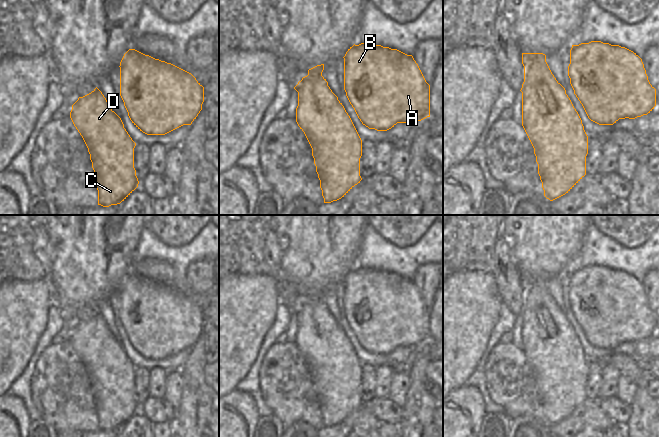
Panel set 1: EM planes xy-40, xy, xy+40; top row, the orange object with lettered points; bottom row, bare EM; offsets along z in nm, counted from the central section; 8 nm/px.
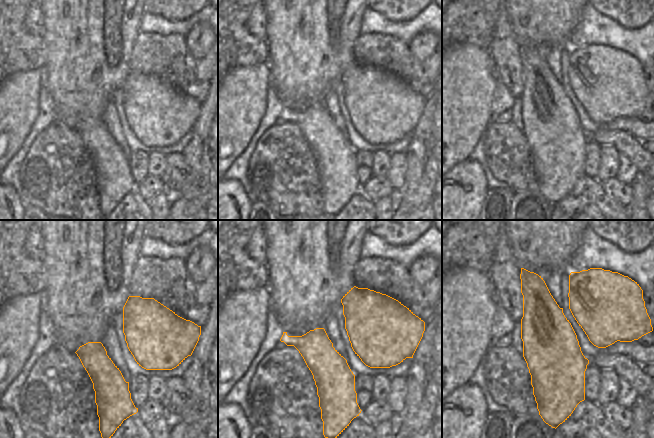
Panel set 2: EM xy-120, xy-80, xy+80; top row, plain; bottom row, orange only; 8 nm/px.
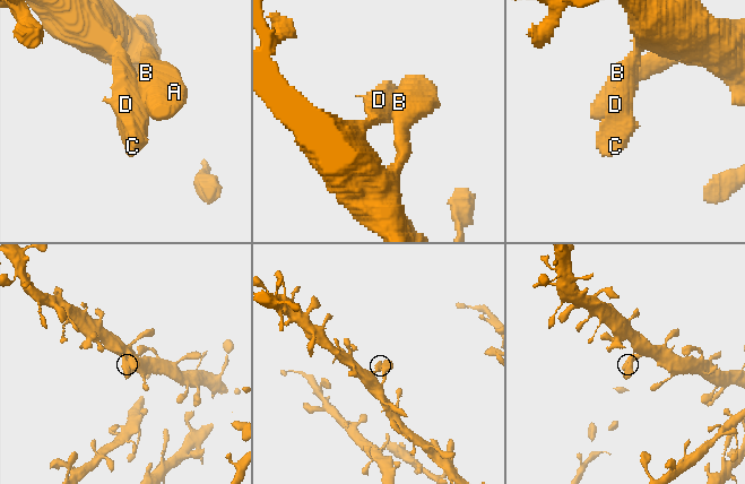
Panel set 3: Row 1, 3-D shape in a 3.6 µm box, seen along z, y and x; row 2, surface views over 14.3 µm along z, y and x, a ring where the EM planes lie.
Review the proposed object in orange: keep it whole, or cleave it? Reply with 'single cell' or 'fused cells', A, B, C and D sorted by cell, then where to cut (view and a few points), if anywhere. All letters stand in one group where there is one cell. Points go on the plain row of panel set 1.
single cell; A B C D; no cut

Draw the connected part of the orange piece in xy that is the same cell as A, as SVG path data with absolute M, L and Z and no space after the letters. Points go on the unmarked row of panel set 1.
M361 267L348 273L344 282L344 314L363 349L387 355L397 347L414 347L430 341L430 309L412 279L381 269Z

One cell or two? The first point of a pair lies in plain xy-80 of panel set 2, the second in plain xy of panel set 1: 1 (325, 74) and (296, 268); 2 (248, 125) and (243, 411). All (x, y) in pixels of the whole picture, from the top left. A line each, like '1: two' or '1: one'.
1: one
2: two

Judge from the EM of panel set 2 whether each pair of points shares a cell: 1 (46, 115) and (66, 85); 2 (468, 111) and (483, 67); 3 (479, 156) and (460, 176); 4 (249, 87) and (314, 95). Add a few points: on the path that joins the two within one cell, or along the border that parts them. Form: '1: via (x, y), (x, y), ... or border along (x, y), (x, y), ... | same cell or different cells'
1: border along (47, 82), (46, 89), (52, 99), (57, 121) | different cells
2: via (468, 100), (468, 82), (472, 78) | same cell
3: border along (469, 157), (482, 167), (486, 180) | different cells
4: border along (268, 64), (270, 71), (269, 85) | different cells

